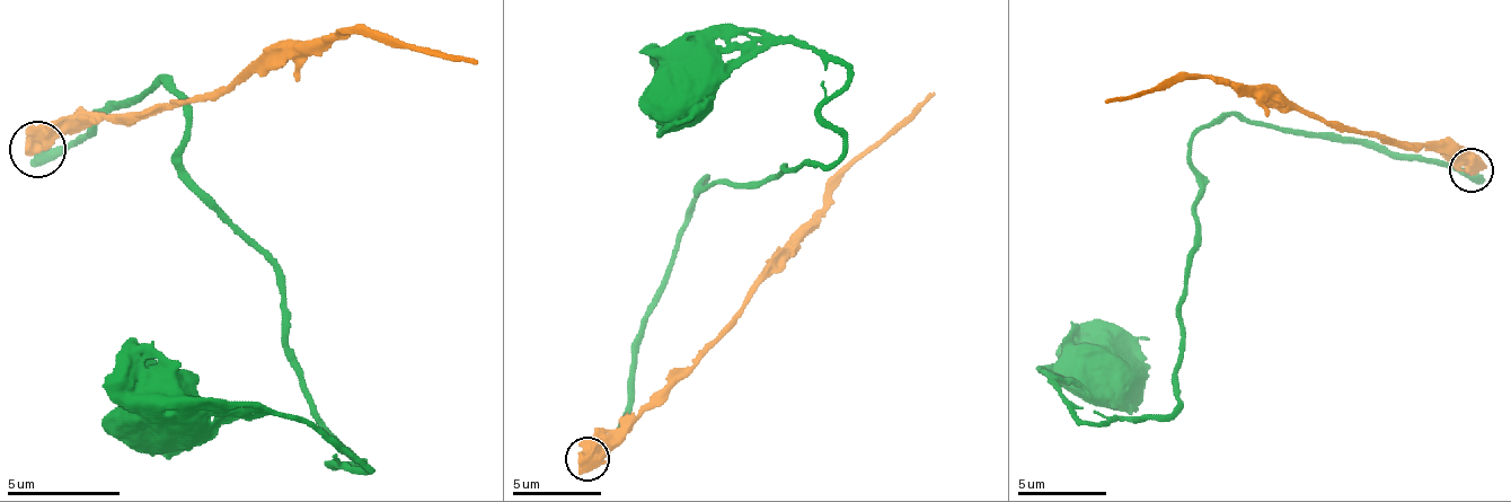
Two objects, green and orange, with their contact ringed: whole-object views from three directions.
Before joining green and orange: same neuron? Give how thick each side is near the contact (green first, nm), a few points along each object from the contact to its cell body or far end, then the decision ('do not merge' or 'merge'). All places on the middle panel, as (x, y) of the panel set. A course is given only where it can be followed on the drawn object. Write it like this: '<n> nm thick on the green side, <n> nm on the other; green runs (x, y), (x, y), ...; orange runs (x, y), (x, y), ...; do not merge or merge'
600 nm thick on the green side, 900 nm on the other; green runs (591, 460), (692, 193), (844, 149), (822, 104), (848, 73), (809, 46), (688, 82); orange runs (586, 460), (639, 415), (692, 362), (729, 323), (747, 291), (827, 193), (933, 91); do not merge

